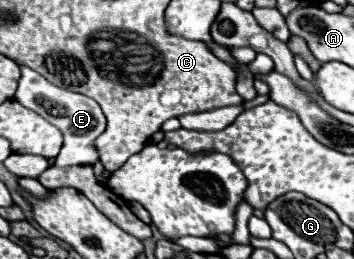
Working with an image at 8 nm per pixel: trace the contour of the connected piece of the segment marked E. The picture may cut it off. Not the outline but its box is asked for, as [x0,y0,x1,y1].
[16,66,106,166]

